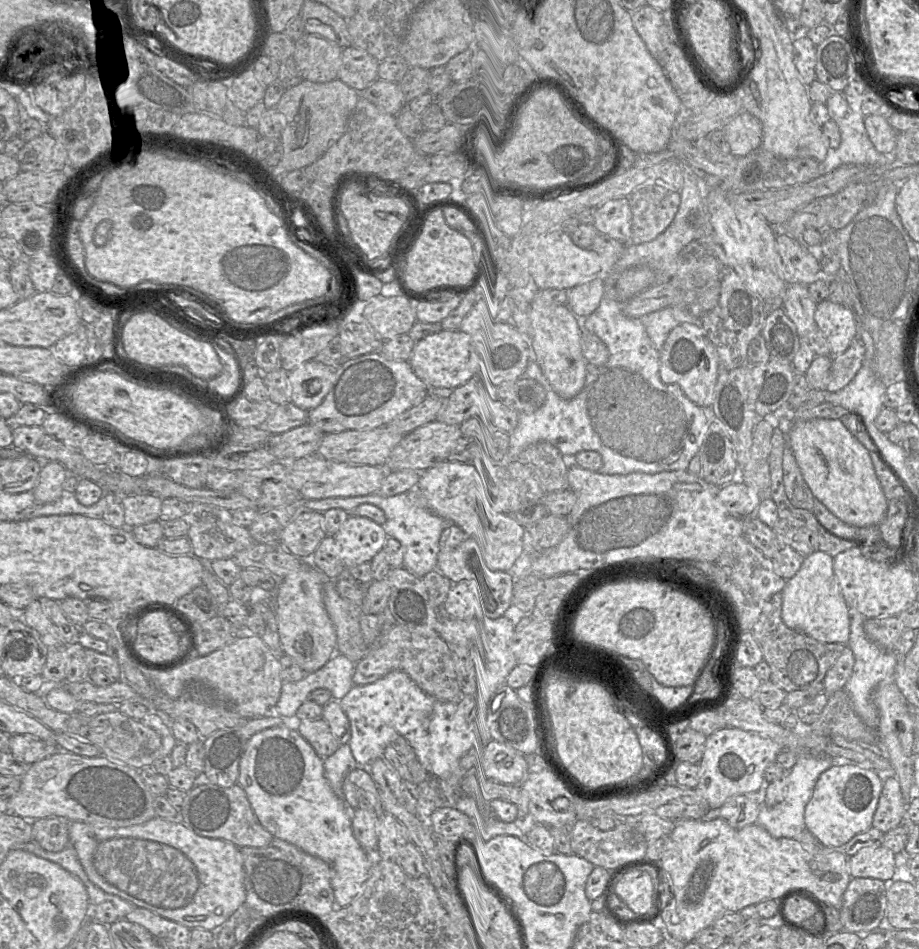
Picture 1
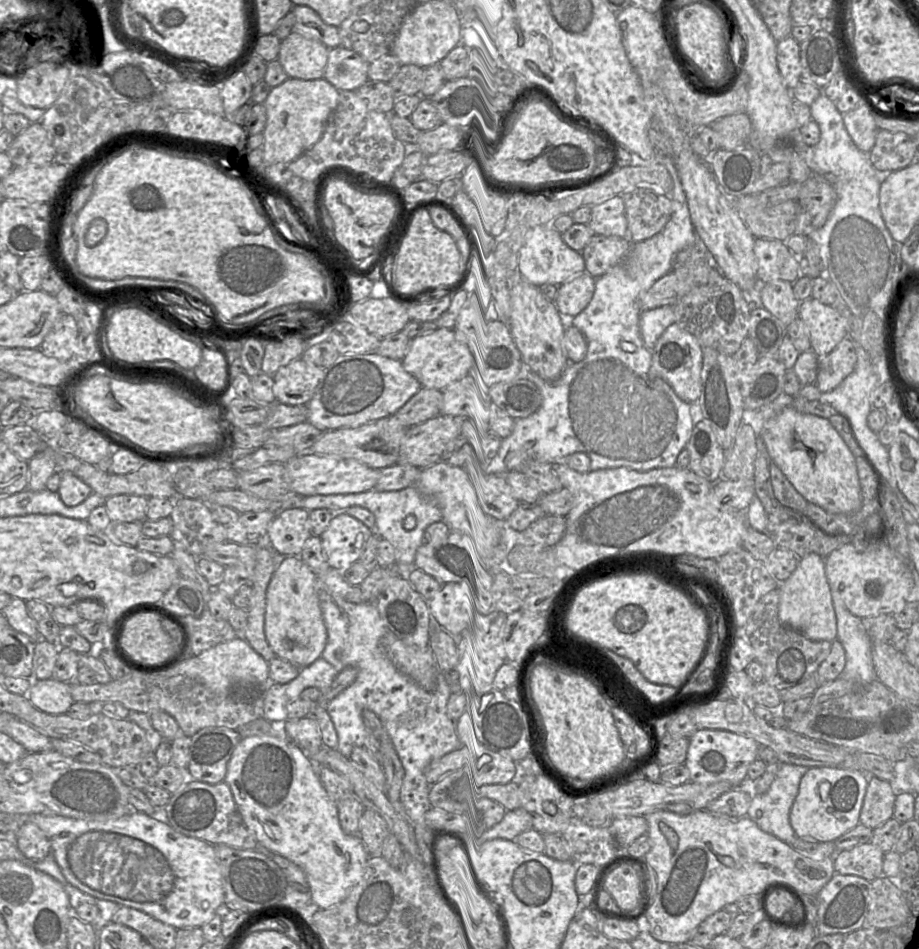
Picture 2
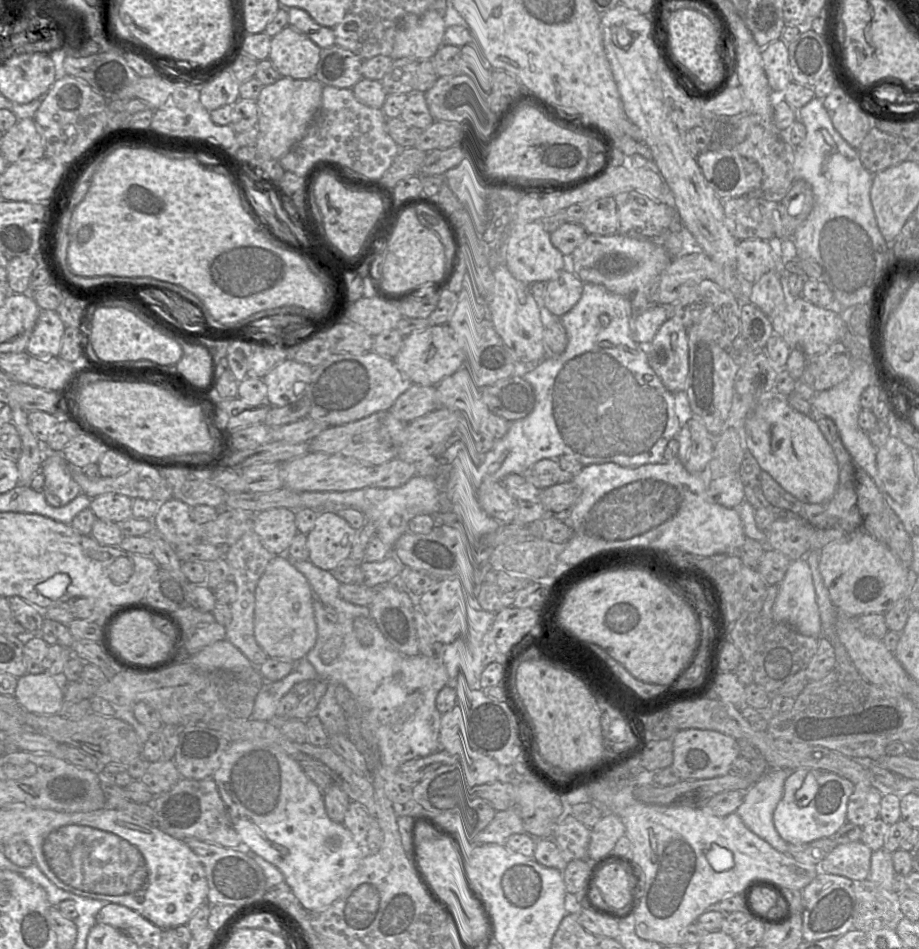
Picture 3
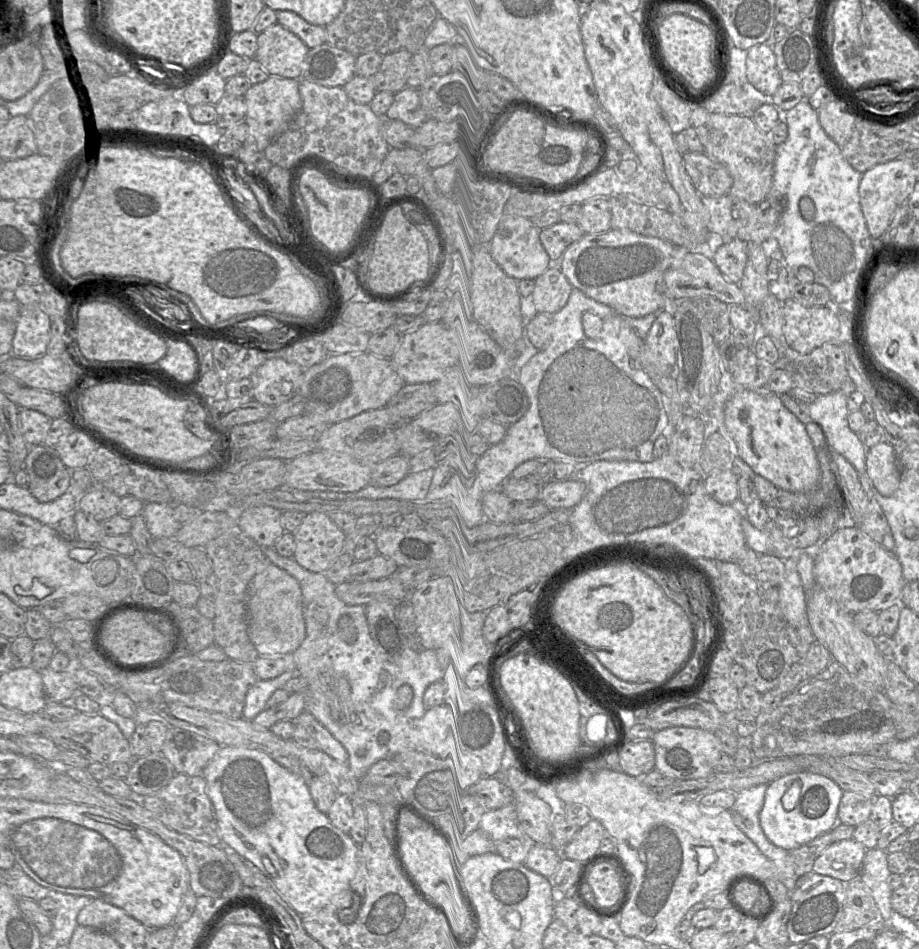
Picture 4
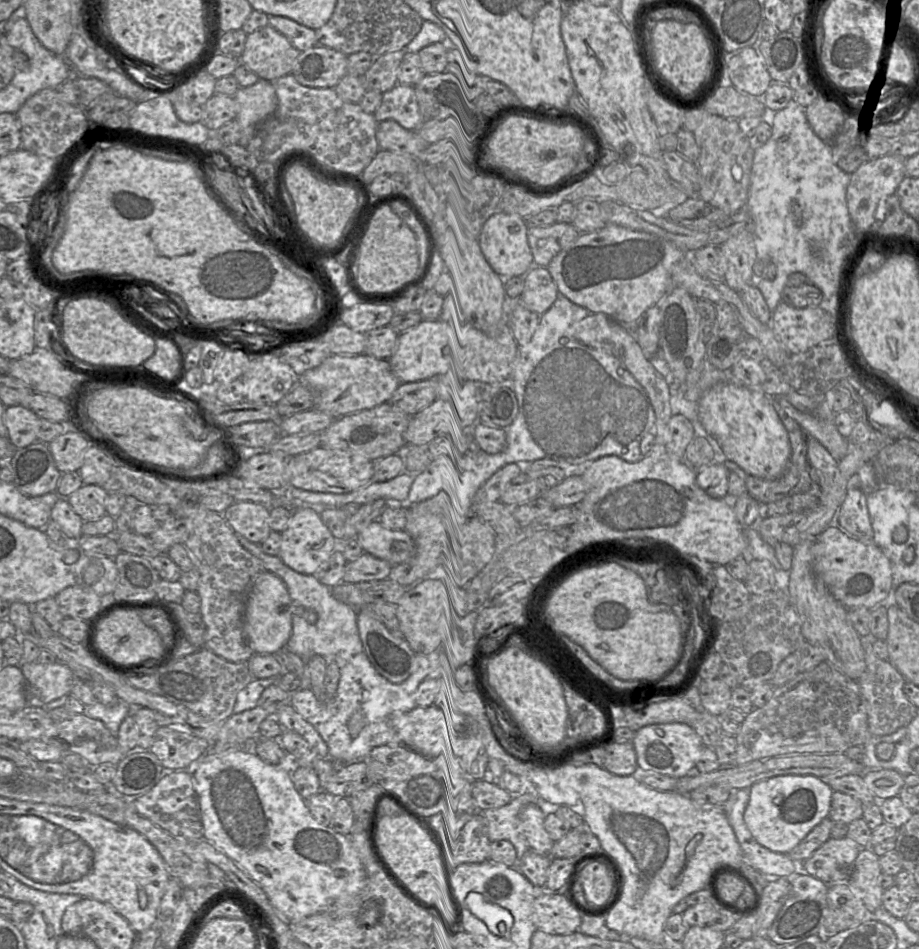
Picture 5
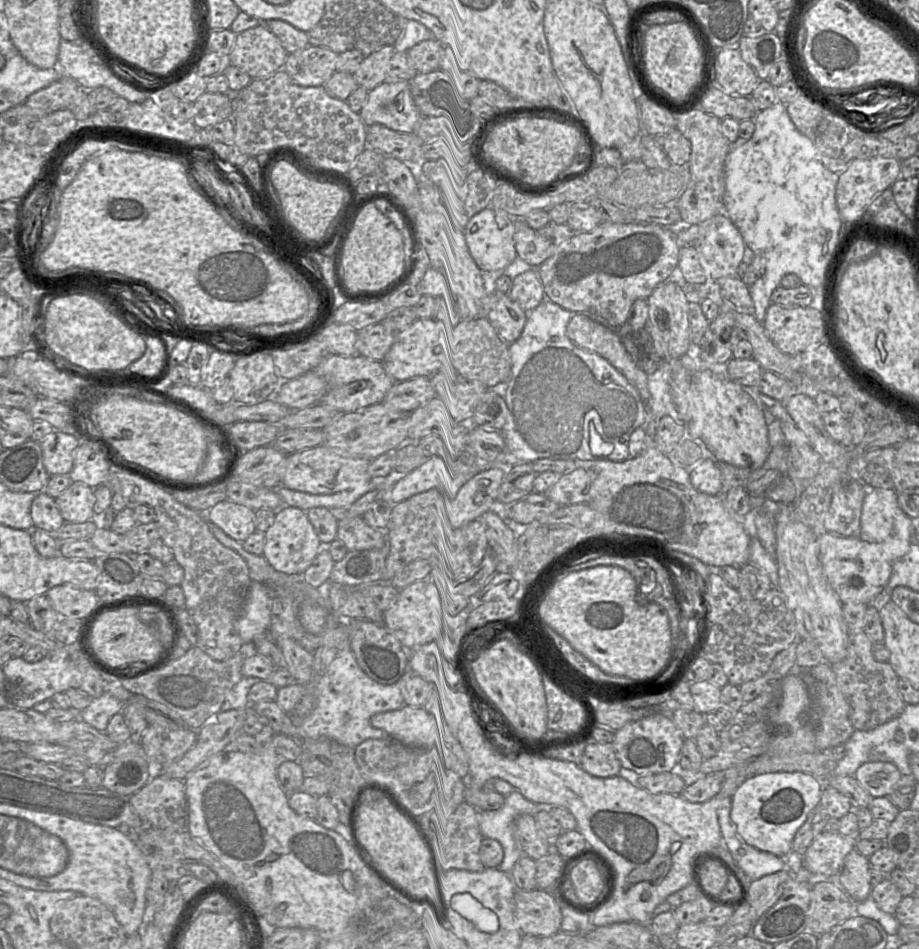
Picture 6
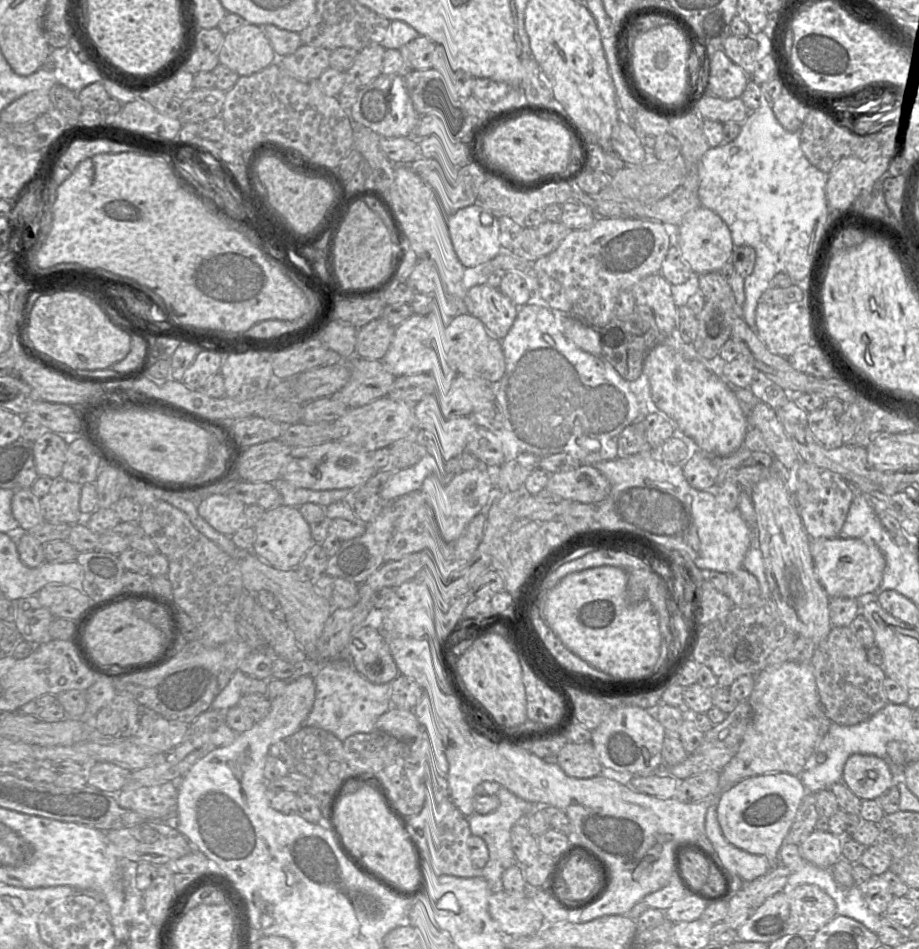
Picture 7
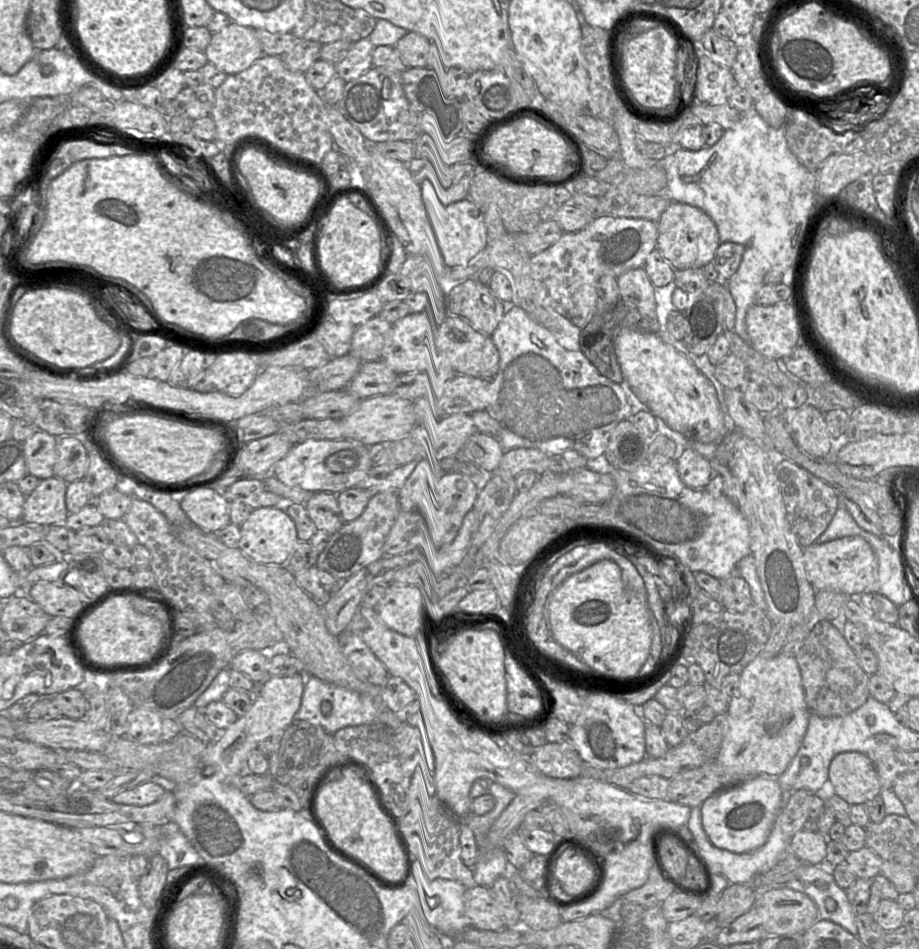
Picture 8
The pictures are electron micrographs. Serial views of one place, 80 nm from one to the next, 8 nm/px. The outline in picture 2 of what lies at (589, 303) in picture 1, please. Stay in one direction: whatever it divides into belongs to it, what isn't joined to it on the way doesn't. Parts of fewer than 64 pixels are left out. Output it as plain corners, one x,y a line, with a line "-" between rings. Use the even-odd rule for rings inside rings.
584,273
558,286
554,303
561,315
576,316
591,301
595,290
595,278

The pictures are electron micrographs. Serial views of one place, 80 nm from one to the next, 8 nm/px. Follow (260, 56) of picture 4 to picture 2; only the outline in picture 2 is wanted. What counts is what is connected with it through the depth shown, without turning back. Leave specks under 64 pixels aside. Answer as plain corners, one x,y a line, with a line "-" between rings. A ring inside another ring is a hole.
292,32
281,40
278,61
289,78
316,80
324,78
330,49
320,41

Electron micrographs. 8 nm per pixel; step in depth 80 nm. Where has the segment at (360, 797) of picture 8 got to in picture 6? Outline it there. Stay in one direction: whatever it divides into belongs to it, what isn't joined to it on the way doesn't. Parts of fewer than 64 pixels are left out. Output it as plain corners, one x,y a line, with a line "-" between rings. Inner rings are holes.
371,790
362,797
352,823
357,842
367,851
376,867
418,899
431,903
442,924
443,906
435,857
417,827
384,795

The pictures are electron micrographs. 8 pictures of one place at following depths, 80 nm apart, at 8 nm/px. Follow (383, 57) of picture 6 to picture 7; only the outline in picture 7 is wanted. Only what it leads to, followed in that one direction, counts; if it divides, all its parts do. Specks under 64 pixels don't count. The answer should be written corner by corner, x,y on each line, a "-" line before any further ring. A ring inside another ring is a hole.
380,44
369,45
357,53
353,65
346,73
346,83
362,87
382,74
385,48

